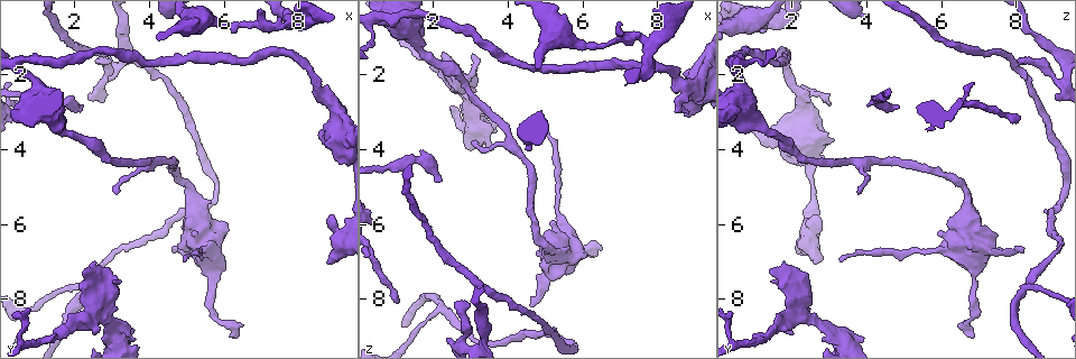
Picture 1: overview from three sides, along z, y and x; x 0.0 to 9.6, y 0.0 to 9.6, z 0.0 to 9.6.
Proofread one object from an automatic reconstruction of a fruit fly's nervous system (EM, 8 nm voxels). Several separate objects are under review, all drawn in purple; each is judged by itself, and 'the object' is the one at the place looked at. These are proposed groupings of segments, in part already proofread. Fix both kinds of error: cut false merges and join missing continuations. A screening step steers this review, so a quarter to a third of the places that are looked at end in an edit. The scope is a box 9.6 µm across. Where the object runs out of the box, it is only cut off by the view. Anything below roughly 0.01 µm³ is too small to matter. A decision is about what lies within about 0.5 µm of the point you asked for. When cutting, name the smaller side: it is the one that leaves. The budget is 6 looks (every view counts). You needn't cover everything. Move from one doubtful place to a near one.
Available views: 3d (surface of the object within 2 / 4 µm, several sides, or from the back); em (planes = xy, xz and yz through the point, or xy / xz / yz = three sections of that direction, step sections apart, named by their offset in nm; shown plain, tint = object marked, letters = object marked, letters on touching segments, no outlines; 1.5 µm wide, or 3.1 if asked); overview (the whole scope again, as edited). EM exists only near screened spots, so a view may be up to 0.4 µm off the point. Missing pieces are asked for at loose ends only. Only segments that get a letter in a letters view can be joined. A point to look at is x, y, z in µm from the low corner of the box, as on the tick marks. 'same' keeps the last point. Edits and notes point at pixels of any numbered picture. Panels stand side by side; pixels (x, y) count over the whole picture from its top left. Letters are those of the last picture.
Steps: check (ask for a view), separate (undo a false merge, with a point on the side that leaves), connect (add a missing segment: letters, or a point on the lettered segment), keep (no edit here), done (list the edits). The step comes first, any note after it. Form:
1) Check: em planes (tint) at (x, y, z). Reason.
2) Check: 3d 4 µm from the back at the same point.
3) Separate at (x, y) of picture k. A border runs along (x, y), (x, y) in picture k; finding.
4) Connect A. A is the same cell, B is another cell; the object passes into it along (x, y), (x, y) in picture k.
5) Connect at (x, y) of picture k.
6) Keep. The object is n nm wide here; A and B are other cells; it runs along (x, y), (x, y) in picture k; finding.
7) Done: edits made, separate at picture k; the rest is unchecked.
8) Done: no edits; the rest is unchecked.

Check: em yz step 4 (tint) at (5.40, 6.70, 5.05).

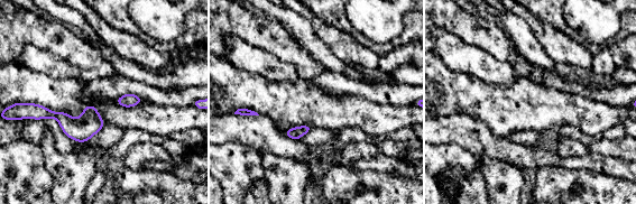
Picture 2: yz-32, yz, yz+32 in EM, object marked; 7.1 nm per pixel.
Check: em planes (letters) at the same point.

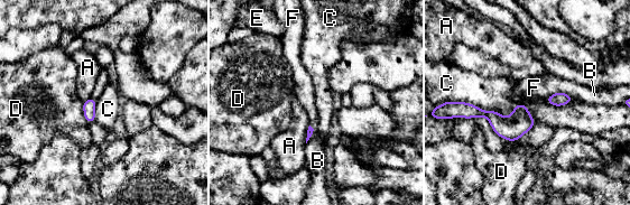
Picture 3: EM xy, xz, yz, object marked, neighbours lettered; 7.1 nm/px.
Keep. The longest contact is with C, 600 nm; A, B, C, D, E and F are other cells; continuous, no second cell.

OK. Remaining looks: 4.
Check: em planes (plain) at (3.15, 9.05, 3.25). Narrows sharply.

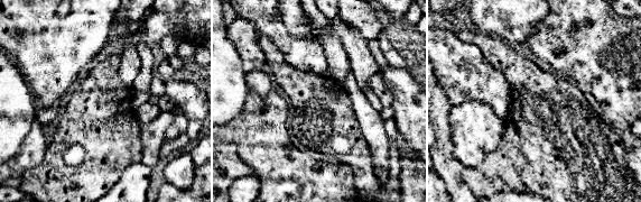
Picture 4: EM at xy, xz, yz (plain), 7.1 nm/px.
Check: em planes (tint) at the same point.

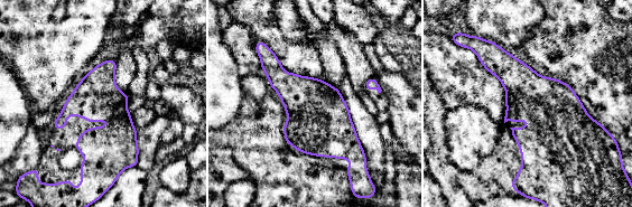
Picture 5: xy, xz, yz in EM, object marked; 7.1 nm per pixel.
Check: em planes (letters) at the same point.

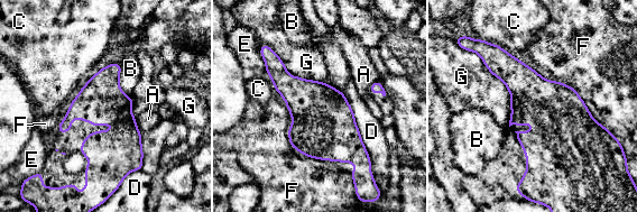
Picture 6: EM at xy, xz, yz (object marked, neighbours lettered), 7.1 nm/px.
Keep. The object is 340 nm wide here; A, B, C, D, E, F and G are other cells; a border runs along (119, 64), (119, 86), (132, 99) in picture 6; all the same cell.

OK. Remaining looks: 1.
Check: em planes (letters) at (2.40, 2.55, 9.15).

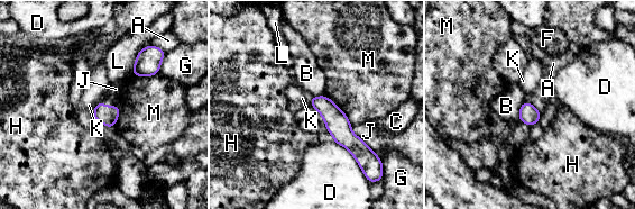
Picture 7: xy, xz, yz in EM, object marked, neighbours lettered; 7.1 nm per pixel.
Keep. A, B, C, D, F, G, H, J, K, L and M are other cells; it runs along (313, 100), (359, 150), (359, 160) in picture 7; none of them fits.

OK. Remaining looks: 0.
Done: no edits; the rest is unchecked.

